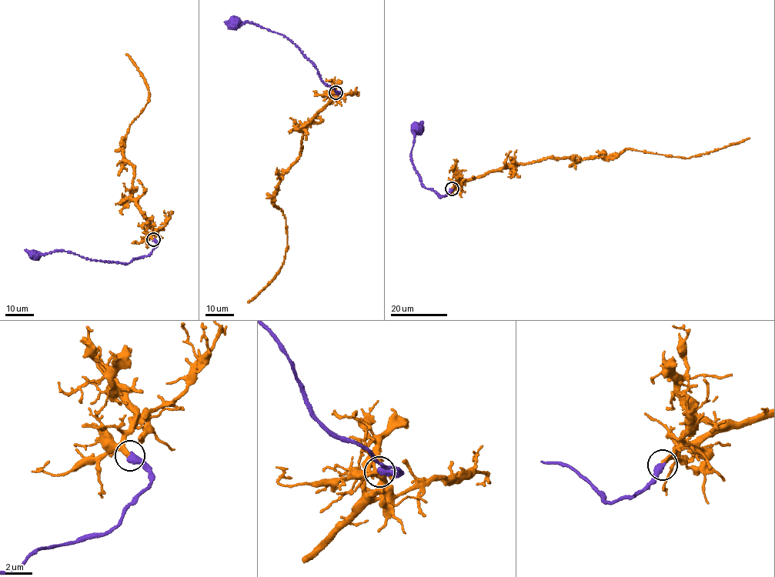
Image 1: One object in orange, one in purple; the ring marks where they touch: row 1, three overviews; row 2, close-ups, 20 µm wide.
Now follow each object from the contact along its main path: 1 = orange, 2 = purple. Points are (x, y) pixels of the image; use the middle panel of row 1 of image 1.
1: (335, 92), (305, 125), (300, 156), (278, 185), (274, 204), (283, 211), (287, 230), (283, 264), (248, 302)
2: (335, 92), (339, 92), (322, 80), (318, 69), (283, 35), (248, 22), (234, 22)

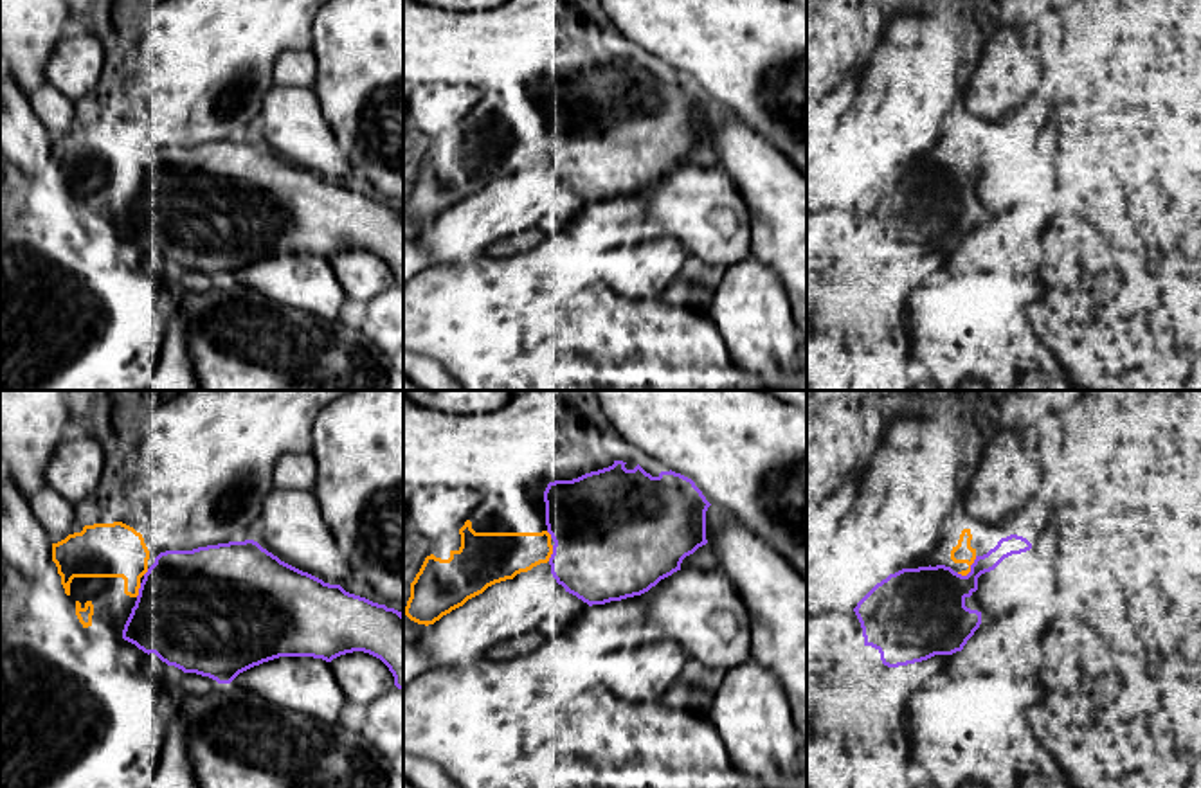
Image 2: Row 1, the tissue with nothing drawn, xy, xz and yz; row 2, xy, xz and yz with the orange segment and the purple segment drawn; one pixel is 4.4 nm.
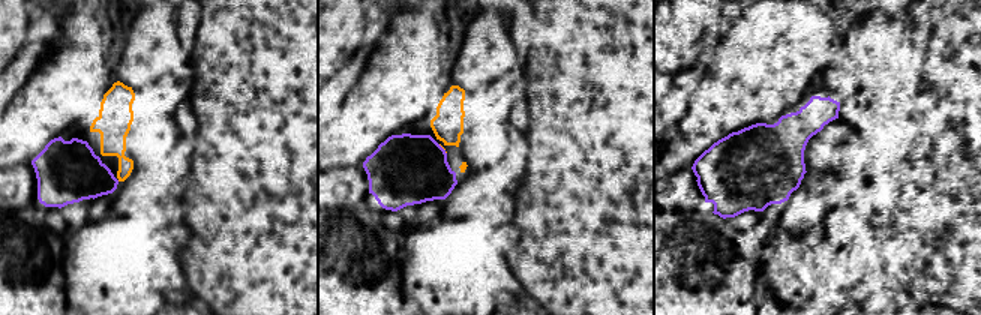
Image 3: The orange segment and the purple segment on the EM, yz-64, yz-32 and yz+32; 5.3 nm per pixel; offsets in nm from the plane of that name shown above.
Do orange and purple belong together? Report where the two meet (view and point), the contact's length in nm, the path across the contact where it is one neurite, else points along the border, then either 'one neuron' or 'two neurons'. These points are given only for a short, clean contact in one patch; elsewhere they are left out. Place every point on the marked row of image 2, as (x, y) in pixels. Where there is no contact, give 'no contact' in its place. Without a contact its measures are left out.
contact yz (969, 571); length 120 nm; one neuron

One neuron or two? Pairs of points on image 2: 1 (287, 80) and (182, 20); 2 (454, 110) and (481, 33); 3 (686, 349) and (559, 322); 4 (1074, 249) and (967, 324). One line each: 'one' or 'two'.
1: two
2: two
3: one
4: two

